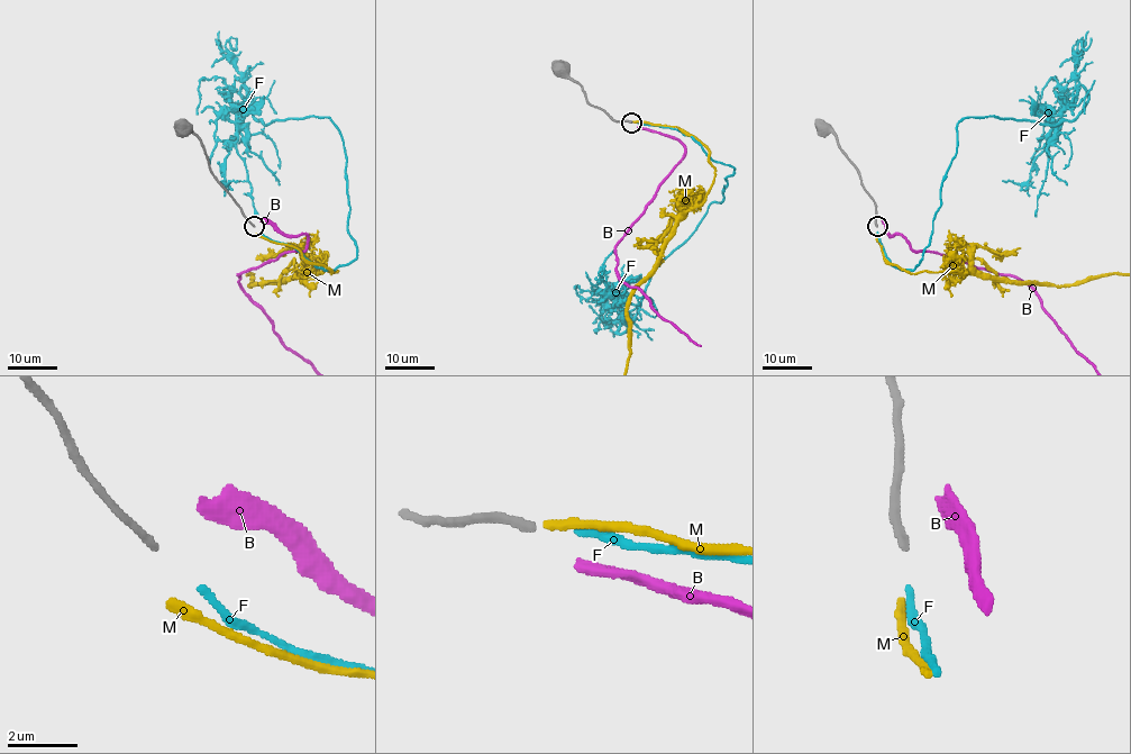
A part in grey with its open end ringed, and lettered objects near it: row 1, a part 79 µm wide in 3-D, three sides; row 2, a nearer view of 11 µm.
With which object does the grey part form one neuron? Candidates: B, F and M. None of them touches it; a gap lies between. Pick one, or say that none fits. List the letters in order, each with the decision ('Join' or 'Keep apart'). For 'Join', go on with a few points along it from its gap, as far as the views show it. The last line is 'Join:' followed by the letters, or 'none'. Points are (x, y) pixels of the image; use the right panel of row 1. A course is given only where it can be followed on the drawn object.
B: Keep apart
F: Join. Its course: (876, 232), (894, 266), (912, 270), (957, 125), (1070, 121), (1088, 99), (1081, 85), (1050, 132), (1036, 216)
M: Keep apart
Join: F

